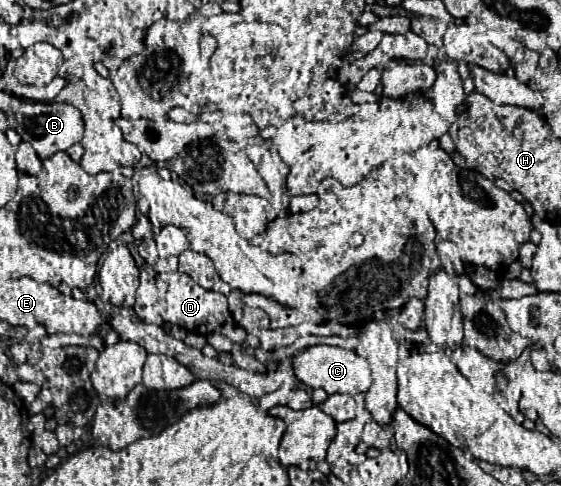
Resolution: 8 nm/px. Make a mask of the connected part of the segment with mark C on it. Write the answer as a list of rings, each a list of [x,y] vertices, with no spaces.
[[[311,346],[299,352],[293,358],[293,370],[295,376],[309,388],[323,388],[327,394],[365,394],[369,386],[373,384],[371,378],[371,366],[363,356],[359,356],[355,350],[345,350],[337,346]]]

